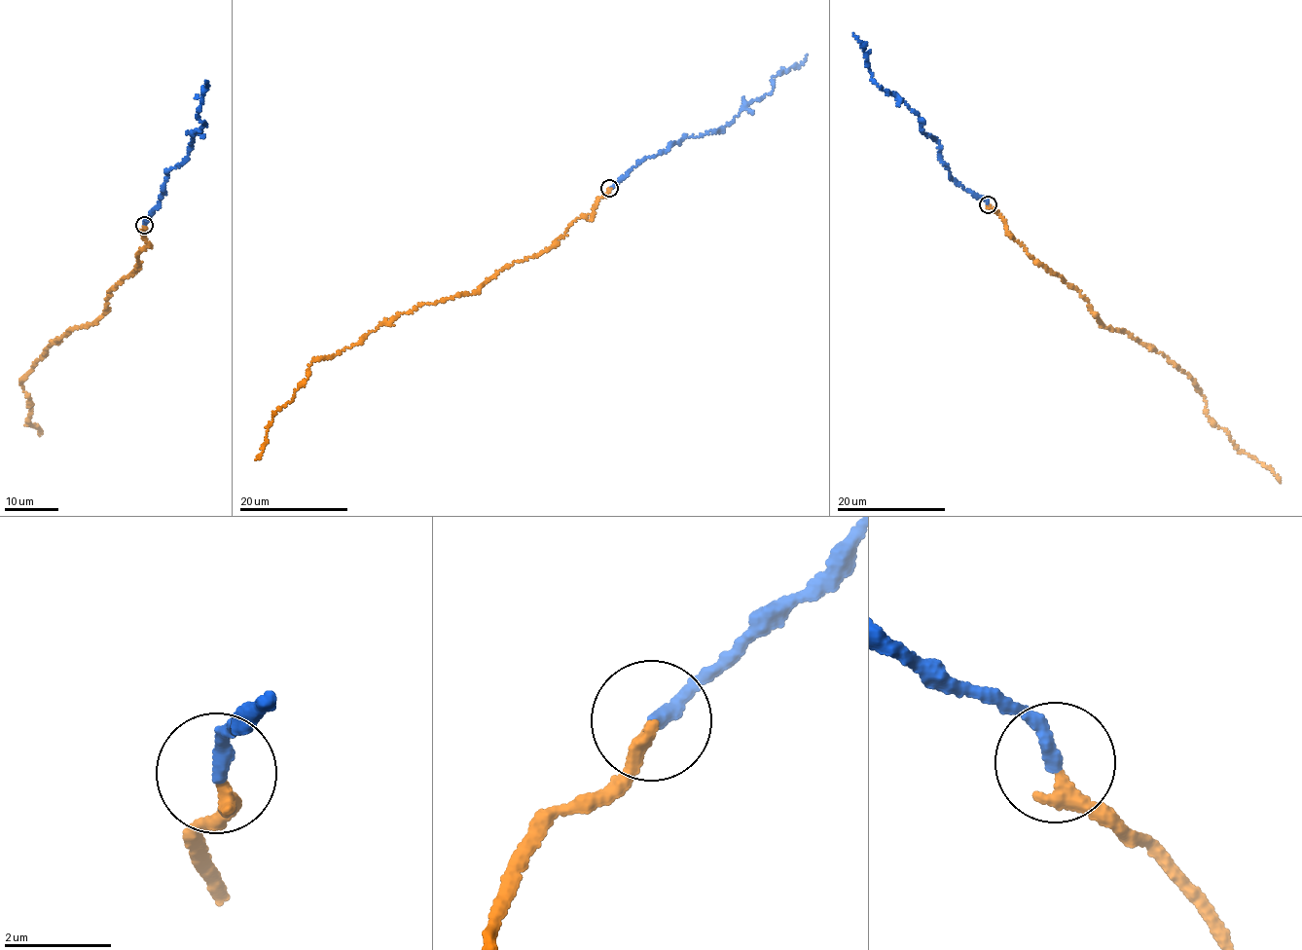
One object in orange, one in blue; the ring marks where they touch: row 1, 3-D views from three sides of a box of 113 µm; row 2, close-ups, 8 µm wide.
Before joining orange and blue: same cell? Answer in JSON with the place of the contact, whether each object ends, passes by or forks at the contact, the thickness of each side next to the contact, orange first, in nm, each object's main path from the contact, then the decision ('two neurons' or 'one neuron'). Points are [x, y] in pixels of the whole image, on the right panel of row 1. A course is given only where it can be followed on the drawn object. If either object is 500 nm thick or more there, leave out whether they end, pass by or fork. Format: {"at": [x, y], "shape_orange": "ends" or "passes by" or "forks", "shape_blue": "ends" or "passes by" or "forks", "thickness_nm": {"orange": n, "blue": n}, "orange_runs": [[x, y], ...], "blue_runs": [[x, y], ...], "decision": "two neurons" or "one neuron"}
{"at": [988, 204], "shape_orange": "ends", "shape_blue": "ends", "thickness_nm": {"orange": 300, "blue": 280}, "orange_runs": [[988, 204], [1009, 237], [1077, 291], [1103, 325], [1125, 331], [1188, 375], [1202, 394], [1211, 422], [1281, 482]], "blue_runs": [[988, 204], [953, 179], [937, 141], [922, 127], [922, 119], [905, 100], [872, 78], [864, 45], [853, 33]], "decision": "one neuron"}

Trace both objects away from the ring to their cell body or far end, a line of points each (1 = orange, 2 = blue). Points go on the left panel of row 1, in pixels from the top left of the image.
1: (144, 225), (138, 266), (111, 291), (105, 313), (59, 337), (20, 383), (31, 398), (27, 423), (40, 434)
2: (144, 225), (163, 192), (166, 171), (182, 164), (192, 134), (205, 124), (198, 115), (205, 81)

